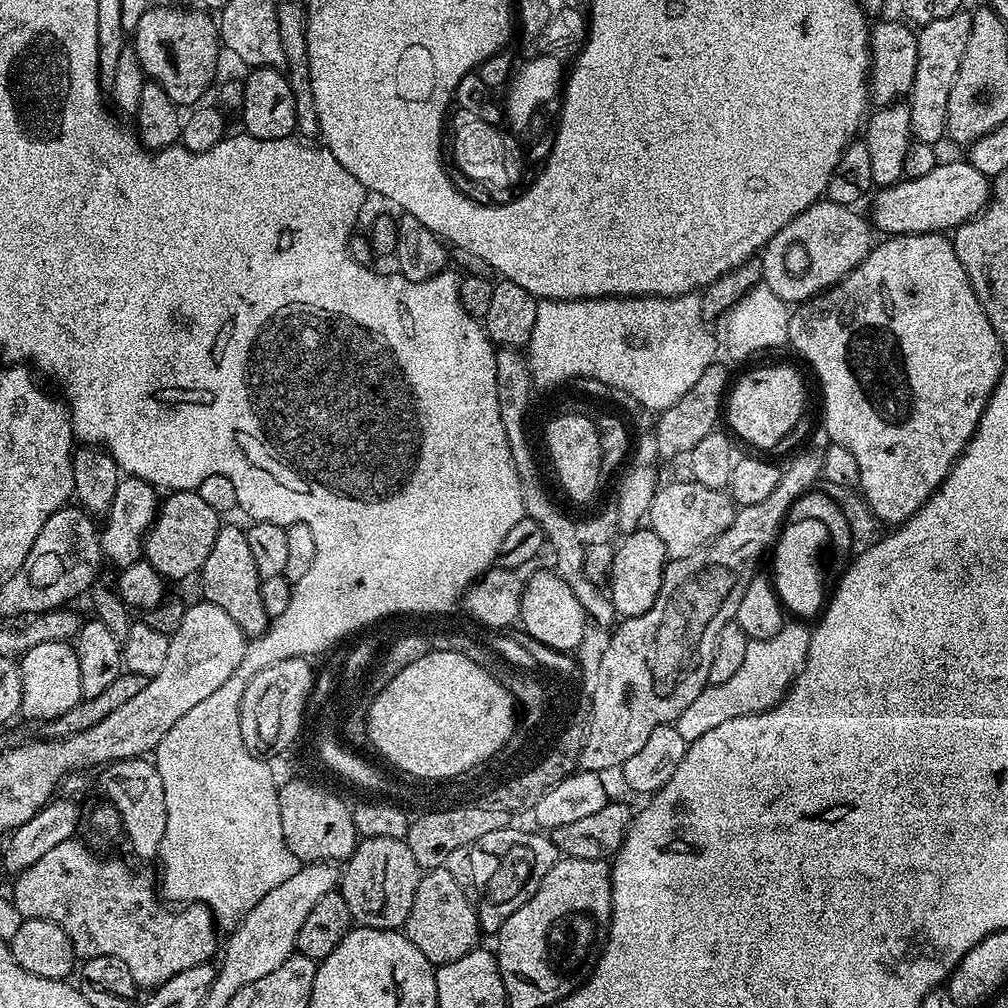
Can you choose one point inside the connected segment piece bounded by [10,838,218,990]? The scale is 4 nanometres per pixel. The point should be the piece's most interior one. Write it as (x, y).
(105, 910)

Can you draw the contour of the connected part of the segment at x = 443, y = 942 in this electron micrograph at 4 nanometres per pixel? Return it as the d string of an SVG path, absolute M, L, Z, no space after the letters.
M448 866L429 868L421 875L414 894L414 906L410 906L402 931L434 966L462 958L462 954L477 947L479 940L476 939L482 936L477 905L468 901L463 886Z

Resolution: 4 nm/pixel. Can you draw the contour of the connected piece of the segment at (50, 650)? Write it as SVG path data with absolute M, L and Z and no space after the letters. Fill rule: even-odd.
M69 641L42 642L19 657L22 700L19 715L28 720L53 720L70 710L82 698L82 674L78 671L78 654Z

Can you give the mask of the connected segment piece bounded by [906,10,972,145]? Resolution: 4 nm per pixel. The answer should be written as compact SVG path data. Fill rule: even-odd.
M961 10L950 14L950 18L938 18L938 22L930 22L919 29L918 42L918 70L914 70L912 90L906 97L910 110L910 126L913 137L927 144L939 145L946 136L946 118L948 117L948 103L950 102L950 86L954 86L954 78L958 74L958 66L962 66L962 54L966 54L966 38L970 34L971 11Z

